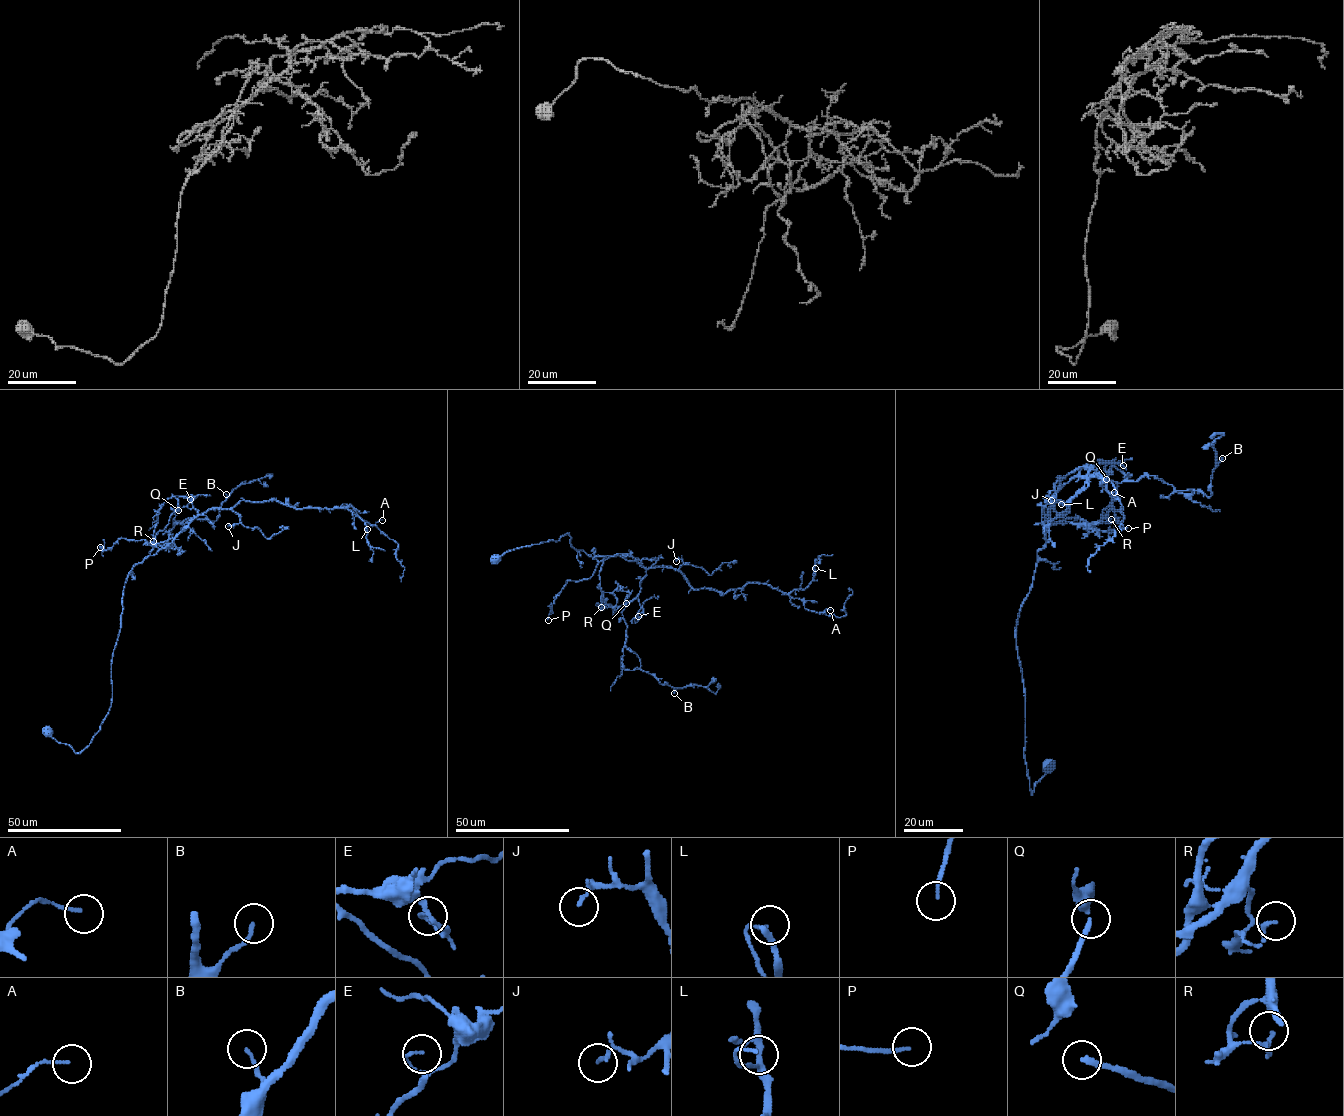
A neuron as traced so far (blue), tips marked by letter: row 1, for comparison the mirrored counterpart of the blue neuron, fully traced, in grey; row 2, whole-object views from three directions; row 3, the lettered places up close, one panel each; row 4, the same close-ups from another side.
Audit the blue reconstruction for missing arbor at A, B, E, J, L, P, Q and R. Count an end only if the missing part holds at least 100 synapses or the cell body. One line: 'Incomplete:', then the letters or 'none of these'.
Incomplete: Q

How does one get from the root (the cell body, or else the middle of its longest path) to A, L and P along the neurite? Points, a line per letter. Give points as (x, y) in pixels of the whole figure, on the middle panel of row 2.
A: (496, 558), (568, 533), (592, 557), (673, 567), (694, 589), (764, 583), (830, 610)
L: (496, 558), (568, 533), (592, 557), (627, 553), (723, 593), (764, 583), (790, 594), (807, 587), (815, 568)
P: (496, 558), (524, 546), (560, 541), (567, 533), (575, 549), (606, 556), (588, 579), (567, 582), (548, 620)

